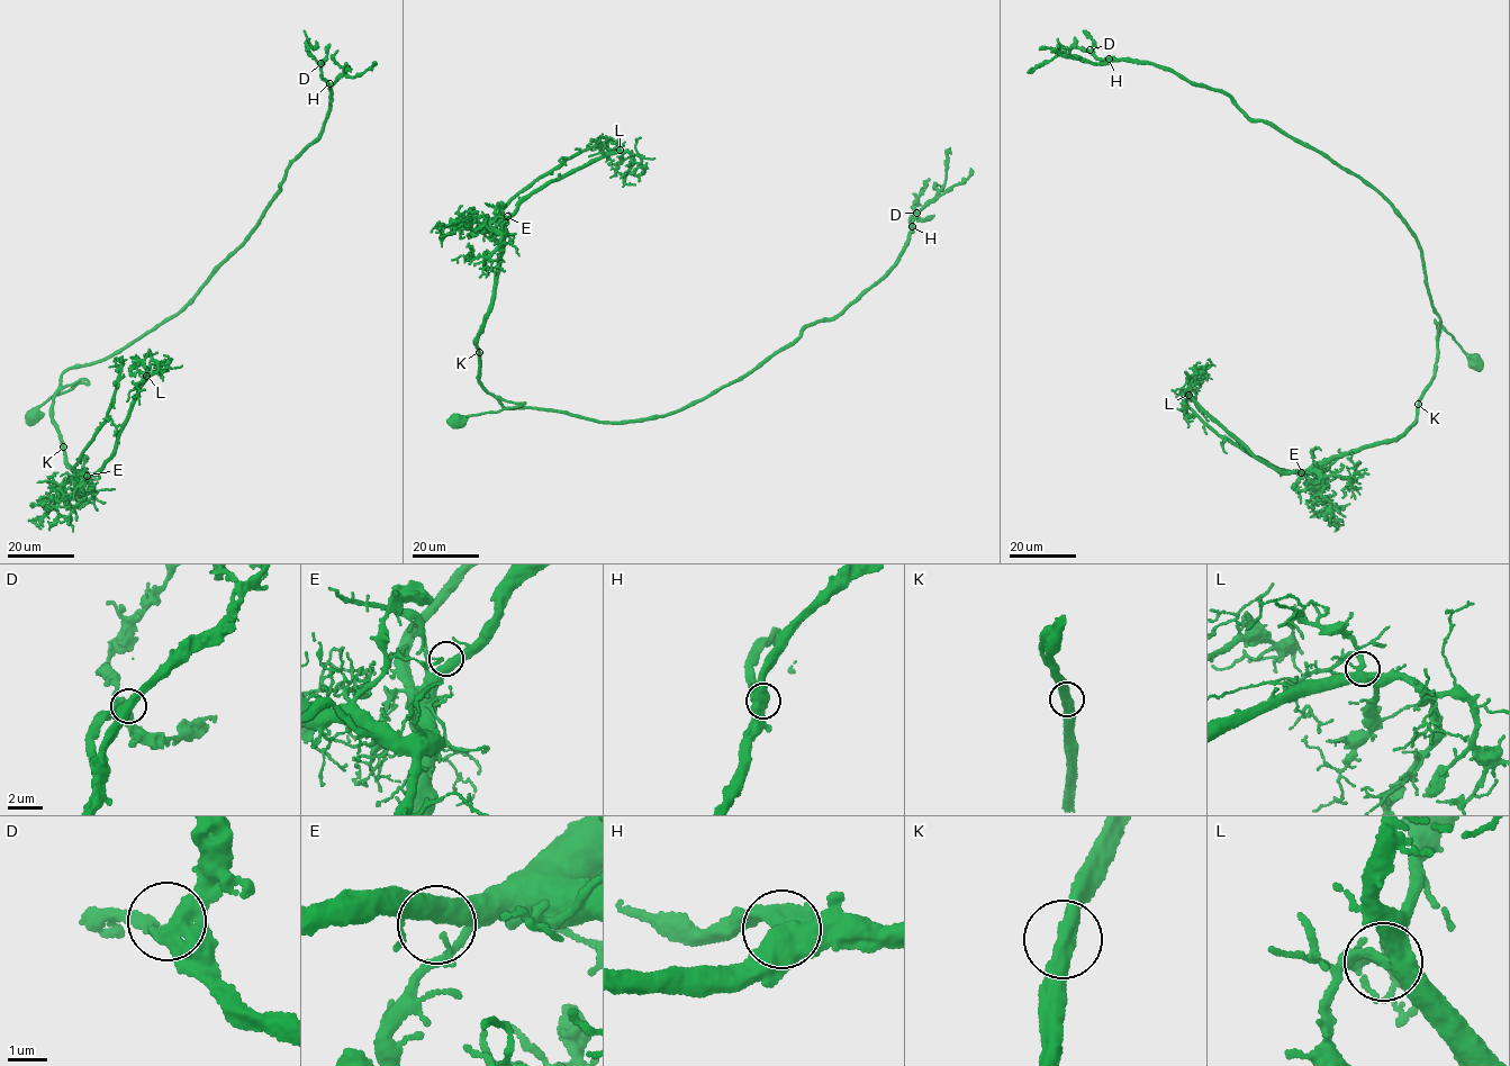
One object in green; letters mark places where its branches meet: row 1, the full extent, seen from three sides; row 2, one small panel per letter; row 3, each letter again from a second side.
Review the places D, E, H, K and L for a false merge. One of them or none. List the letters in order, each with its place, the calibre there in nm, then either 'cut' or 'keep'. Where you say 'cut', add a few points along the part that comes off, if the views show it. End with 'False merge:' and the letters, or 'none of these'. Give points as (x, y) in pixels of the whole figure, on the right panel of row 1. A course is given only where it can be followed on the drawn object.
D: at (1090, 50); 420 nm thick; keep
E: at (1301, 472); 480 nm thick; keep
H: at (1109, 59); 500 nm thick; keep
K: at (1418, 404); 440 nm thick; keep
L: at (1188, 395); 380 nm thick; keep
False merge: none of these

